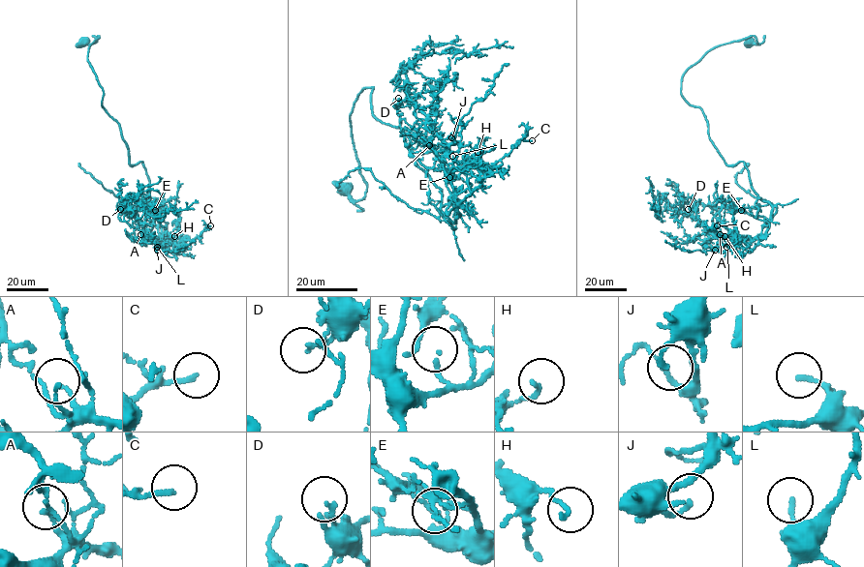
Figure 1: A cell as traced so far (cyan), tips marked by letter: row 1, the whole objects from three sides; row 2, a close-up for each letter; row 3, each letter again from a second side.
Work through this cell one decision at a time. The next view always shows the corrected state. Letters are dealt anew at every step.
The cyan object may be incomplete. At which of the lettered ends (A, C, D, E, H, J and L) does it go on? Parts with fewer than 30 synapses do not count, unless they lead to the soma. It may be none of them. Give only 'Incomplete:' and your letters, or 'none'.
Incomplete: C

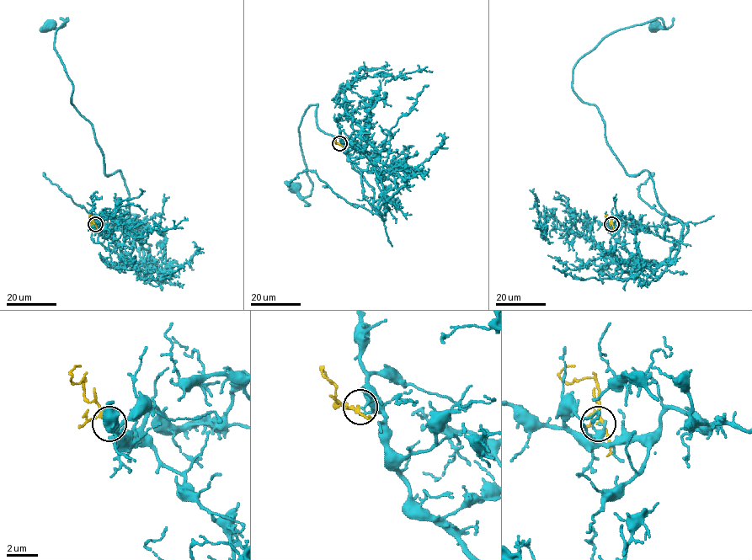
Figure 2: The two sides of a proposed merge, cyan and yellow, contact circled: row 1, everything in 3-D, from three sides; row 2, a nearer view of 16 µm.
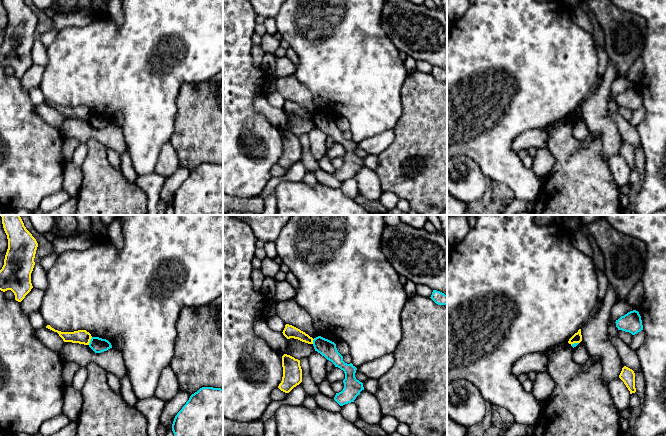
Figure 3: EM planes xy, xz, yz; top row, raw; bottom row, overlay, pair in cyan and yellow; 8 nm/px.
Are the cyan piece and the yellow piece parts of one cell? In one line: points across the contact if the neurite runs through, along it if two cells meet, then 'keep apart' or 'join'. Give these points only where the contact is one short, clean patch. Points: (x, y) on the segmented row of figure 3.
along xy (92, 337), (88, 344) | keep apart

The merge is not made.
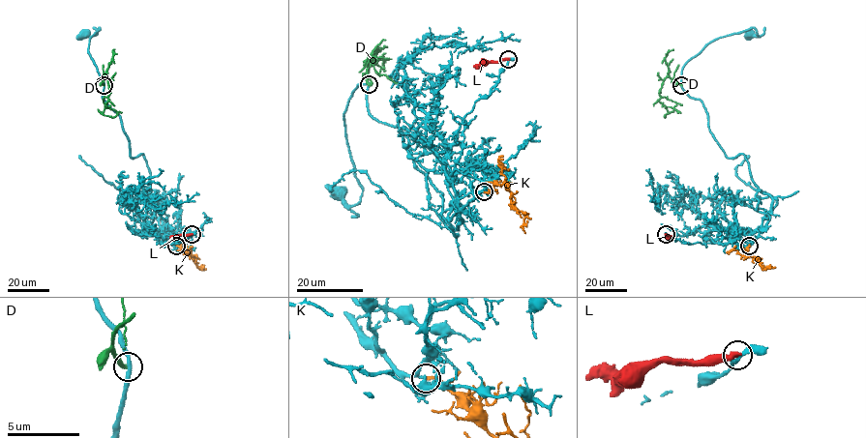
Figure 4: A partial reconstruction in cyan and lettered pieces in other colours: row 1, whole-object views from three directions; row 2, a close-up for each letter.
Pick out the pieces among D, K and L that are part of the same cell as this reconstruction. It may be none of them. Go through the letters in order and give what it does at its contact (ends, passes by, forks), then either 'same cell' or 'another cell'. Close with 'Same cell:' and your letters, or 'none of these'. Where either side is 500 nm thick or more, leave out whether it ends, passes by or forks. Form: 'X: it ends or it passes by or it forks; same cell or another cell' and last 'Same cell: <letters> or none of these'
D: it ends; another cell
K: it ends; same cell
L: it ends; another cell
Same cell: K

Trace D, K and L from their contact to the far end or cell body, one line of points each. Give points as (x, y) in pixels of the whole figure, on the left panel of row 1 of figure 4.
D: (104, 85), (103, 79), (105, 77), (109, 95), (102, 114), (112, 117), (118, 114)
K: (176, 245), (193, 255), (198, 266), (202, 267)
L: (192, 234), (169, 238)

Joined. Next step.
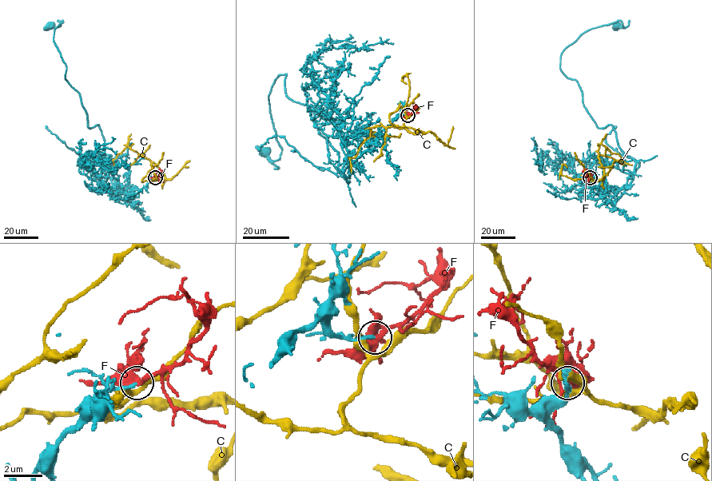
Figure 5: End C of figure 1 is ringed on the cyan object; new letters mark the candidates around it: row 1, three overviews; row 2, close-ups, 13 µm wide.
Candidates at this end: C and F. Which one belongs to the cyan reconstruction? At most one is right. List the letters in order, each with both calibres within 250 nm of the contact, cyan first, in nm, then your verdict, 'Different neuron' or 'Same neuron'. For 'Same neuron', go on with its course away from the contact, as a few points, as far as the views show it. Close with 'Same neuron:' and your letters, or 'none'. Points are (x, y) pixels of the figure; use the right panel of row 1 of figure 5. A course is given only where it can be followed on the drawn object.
C: Thickness 180 nm (cyan) against 360 nm. Different neuron
F: Thickness 160 nm (cyan) against 320 nm. Same neuron
Same neuron: F

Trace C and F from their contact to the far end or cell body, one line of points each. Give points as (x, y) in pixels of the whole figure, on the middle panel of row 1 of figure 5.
C: (406, 115), (404, 125), (421, 130), (422, 134), (393, 126), (371, 127), (370, 136), (349, 159), (351, 172)
F: (407, 115), (415, 109), (405, 109)

